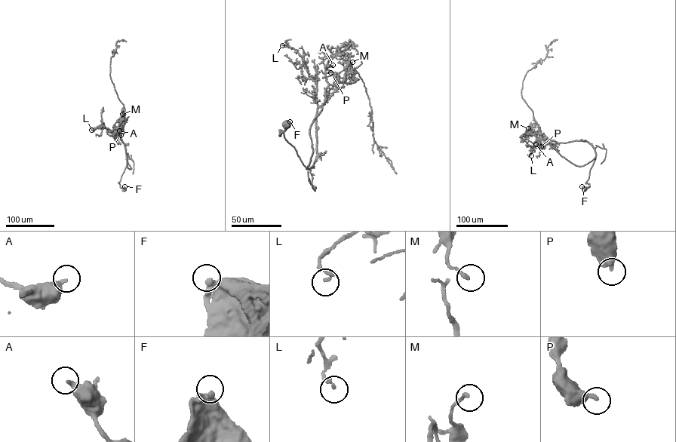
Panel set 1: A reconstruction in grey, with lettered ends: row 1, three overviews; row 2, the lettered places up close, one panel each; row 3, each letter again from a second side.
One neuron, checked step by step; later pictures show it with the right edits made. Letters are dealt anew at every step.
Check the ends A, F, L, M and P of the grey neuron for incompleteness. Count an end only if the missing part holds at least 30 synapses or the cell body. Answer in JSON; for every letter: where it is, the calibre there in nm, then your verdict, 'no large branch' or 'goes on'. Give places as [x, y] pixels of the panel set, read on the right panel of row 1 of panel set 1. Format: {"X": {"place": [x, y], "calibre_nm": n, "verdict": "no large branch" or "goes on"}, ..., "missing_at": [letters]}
{"A": {"place": [536, 144], "calibre_nm": 360, "verdict": "no large branch"}, "F": {"place": [582, 186], "calibre_nm": 400, "verdict": "no large branch"}, "L": {"place": [531, 155], "calibre_nm": 170, "verdict": "no large branch"}, "M": {"place": [528, 128], "calibre_nm": 180, "verdict": "no large branch"}, "P": {"place": [541, 146], "calibre_nm": 360, "verdict": "no large branch"}, "missing_at": []}

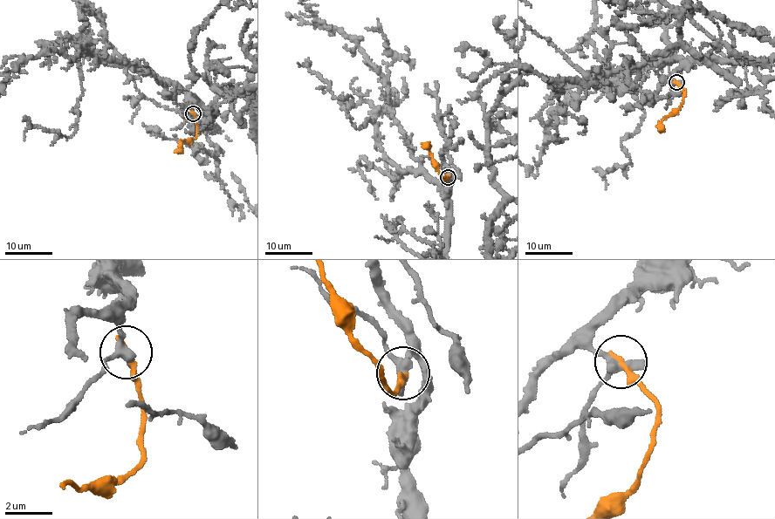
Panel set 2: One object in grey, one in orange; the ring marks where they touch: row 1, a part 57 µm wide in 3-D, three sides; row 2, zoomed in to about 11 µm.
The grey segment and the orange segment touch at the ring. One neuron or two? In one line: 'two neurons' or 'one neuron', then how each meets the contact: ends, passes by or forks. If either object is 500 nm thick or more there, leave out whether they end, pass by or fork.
two neurons; grey passes by; orange ends

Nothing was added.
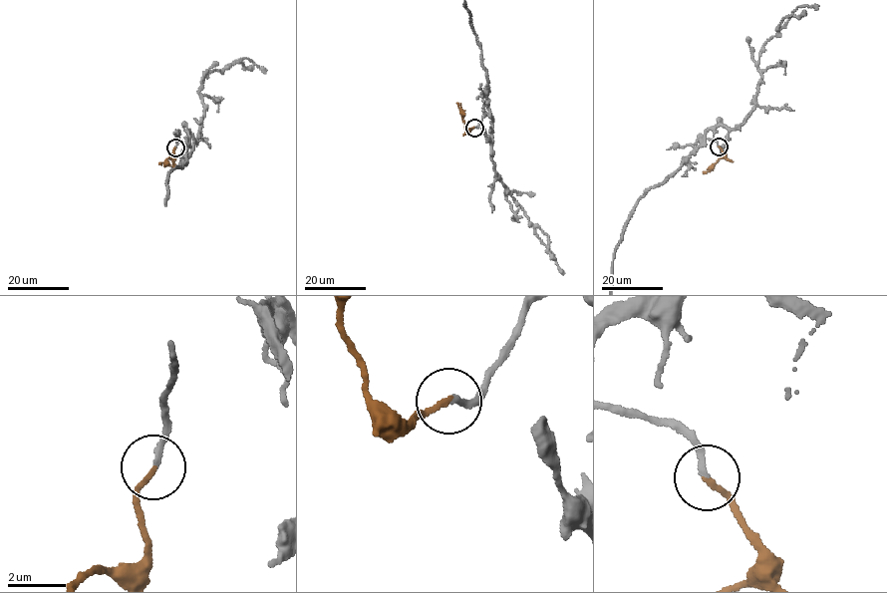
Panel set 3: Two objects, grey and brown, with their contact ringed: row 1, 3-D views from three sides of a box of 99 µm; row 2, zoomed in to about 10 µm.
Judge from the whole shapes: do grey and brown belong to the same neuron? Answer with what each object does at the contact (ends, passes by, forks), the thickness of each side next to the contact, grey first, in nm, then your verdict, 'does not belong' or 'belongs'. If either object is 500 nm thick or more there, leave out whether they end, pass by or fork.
grey ends; brown ends; calibres 190 and 170 nm; belongs

